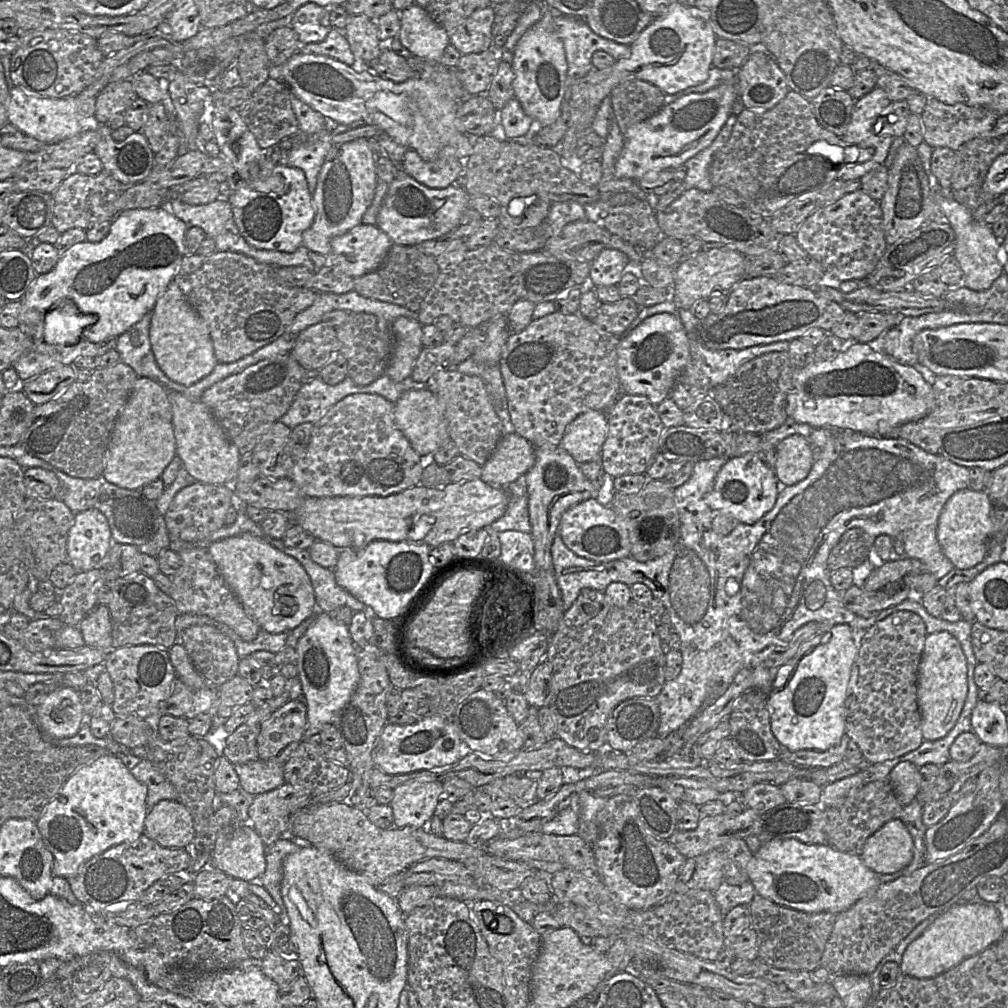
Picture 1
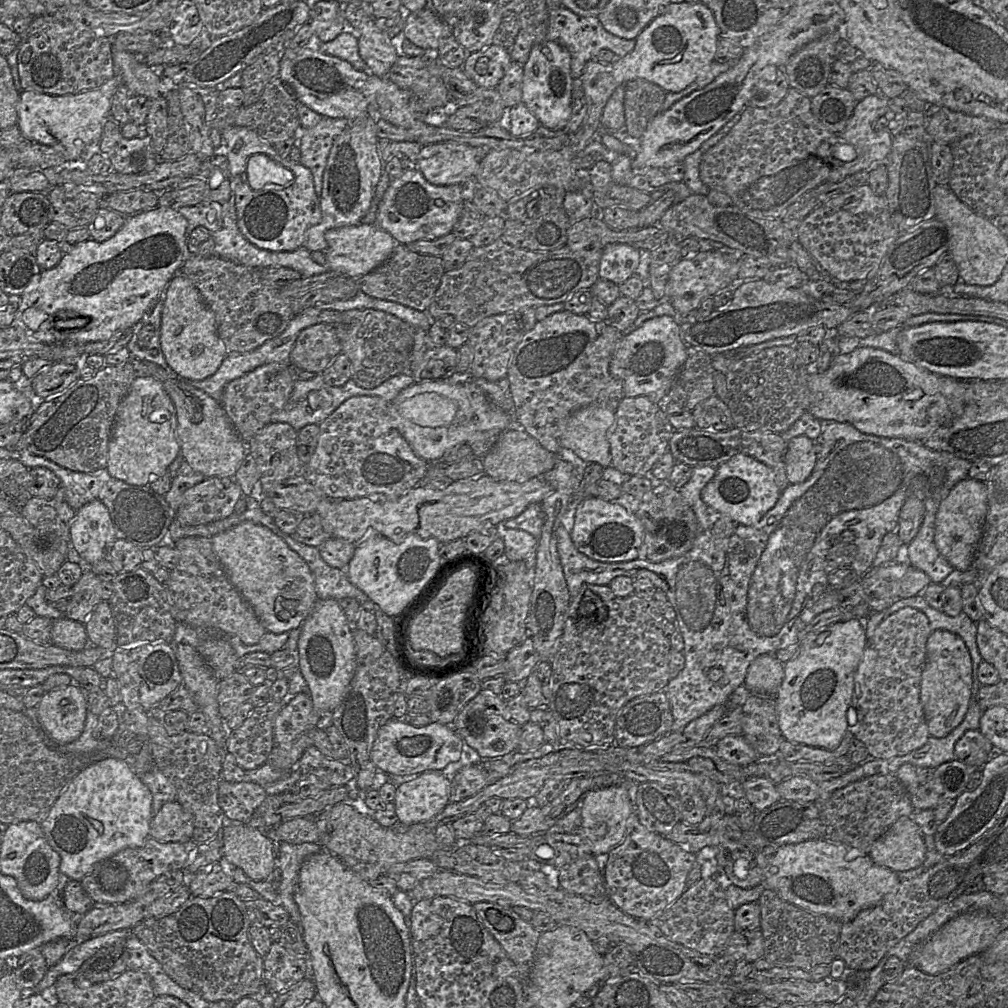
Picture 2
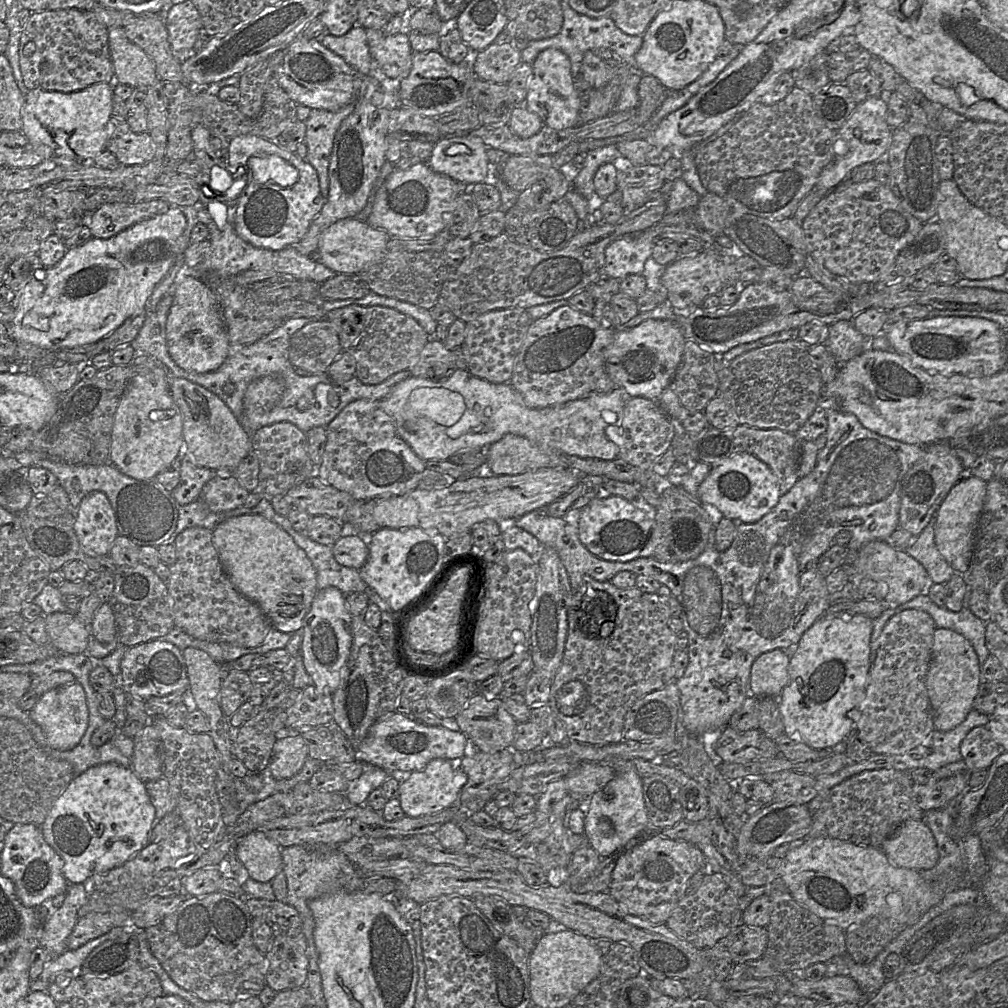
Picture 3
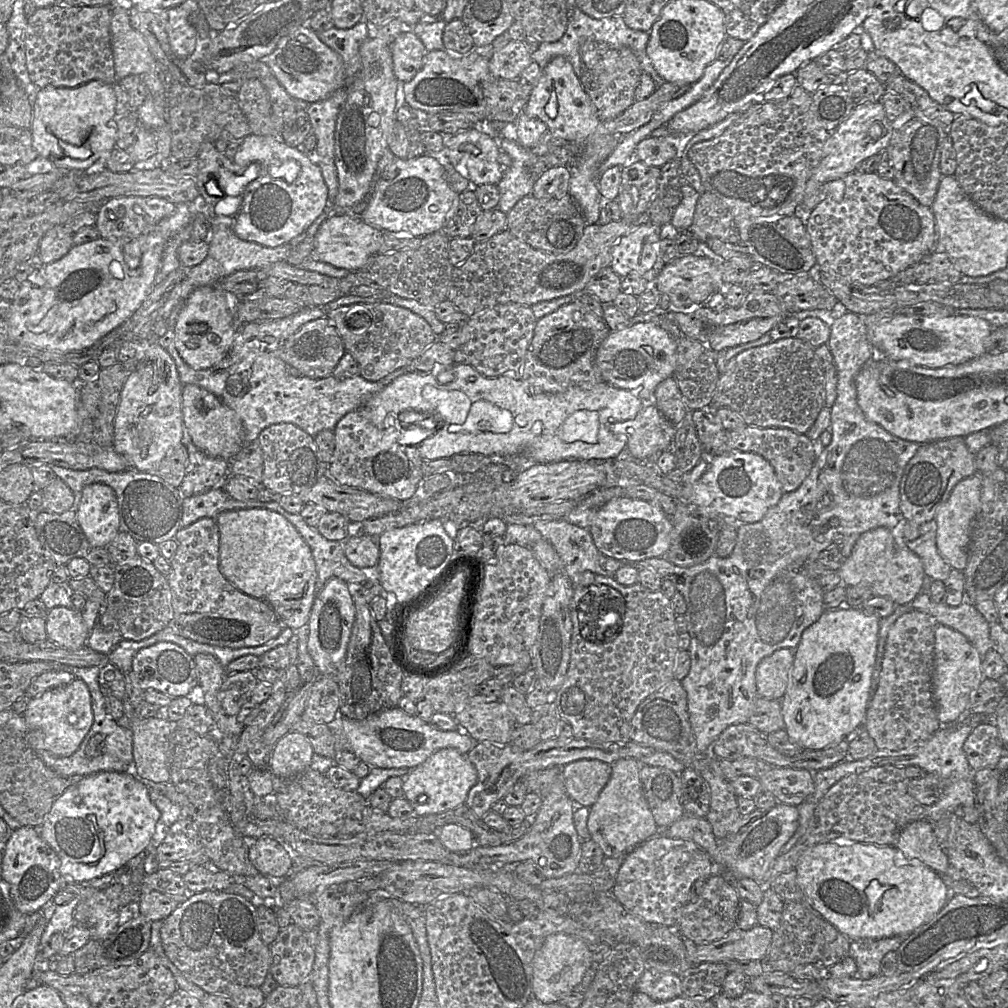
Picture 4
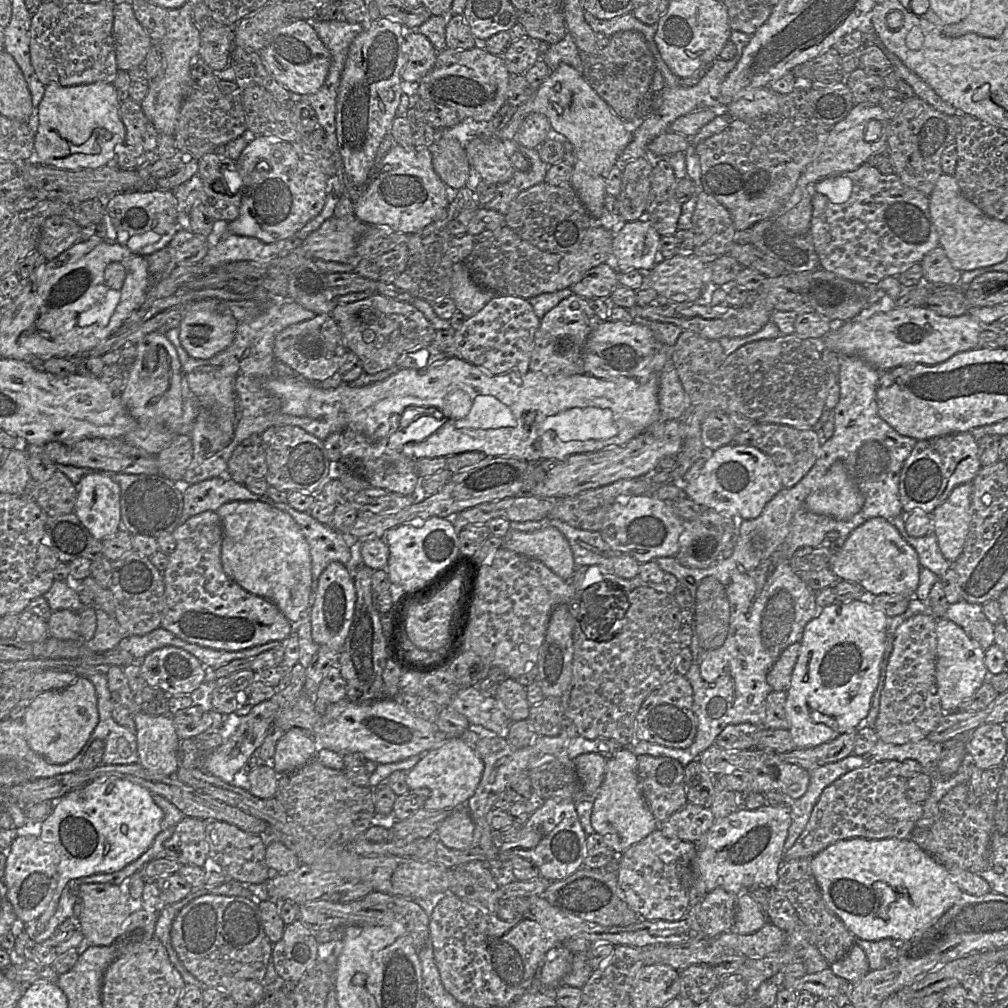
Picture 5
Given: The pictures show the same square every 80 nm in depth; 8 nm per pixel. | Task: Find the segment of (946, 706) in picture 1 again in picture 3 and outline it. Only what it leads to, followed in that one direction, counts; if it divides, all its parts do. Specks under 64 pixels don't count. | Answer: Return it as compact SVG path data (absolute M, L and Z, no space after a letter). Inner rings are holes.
M936 628L932 659L926 676L926 690L933 711L936 731L952 730L973 709L973 701L982 683L980 672L978 656L971 643L953 630Z

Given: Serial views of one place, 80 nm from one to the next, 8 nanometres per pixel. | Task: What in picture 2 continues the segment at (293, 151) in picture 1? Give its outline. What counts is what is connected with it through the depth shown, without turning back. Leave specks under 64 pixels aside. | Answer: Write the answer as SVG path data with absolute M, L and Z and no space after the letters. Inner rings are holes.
M322 117L314 127L301 129L297 138L296 145L301 150L299 162L311 170L315 192L319 198L333 142L349 126L349 121L346 118Z

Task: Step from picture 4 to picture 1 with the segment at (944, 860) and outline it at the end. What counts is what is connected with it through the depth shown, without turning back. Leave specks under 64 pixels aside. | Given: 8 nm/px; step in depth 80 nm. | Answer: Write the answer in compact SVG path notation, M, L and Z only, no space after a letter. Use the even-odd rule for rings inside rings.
M896 818L866 840L860 858L878 875L887 875L905 868L912 861L913 855L913 838L906 825Z

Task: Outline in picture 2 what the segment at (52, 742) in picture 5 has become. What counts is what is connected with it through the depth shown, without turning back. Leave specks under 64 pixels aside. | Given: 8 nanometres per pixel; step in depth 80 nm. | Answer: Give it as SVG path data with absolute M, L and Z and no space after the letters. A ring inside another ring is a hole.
M75 682L46 692L35 709L46 733L58 744L75 741L84 730L87 700Z

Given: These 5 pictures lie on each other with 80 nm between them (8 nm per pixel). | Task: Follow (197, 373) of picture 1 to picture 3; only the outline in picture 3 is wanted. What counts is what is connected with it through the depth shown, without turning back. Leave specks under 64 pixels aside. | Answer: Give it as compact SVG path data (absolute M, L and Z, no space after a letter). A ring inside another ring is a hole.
M184 274L178 284L174 283L172 297L173 302L166 321L166 342L170 357L187 372L203 374L217 370L226 360L230 349L219 300L203 281Z

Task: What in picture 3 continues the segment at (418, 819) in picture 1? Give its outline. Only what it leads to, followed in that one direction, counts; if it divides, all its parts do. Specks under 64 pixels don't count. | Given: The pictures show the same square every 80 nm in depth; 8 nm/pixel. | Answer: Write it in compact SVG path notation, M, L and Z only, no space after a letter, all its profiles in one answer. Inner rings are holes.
M433 759L424 769L412 772L406 781L400 783L398 800L408 817L435 814L459 802L460 792L467 780L467 774L460 767L454 767L451 760Z

